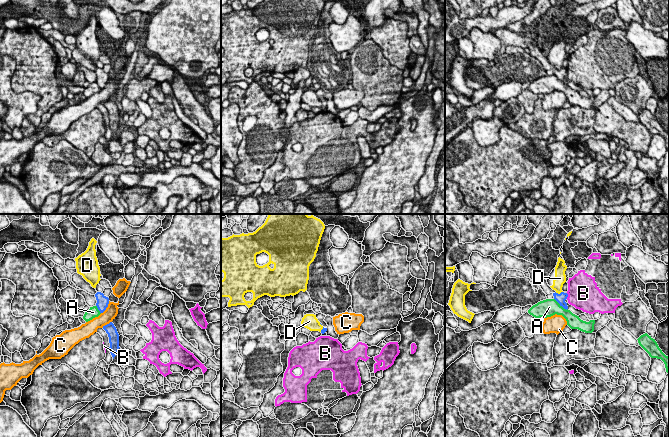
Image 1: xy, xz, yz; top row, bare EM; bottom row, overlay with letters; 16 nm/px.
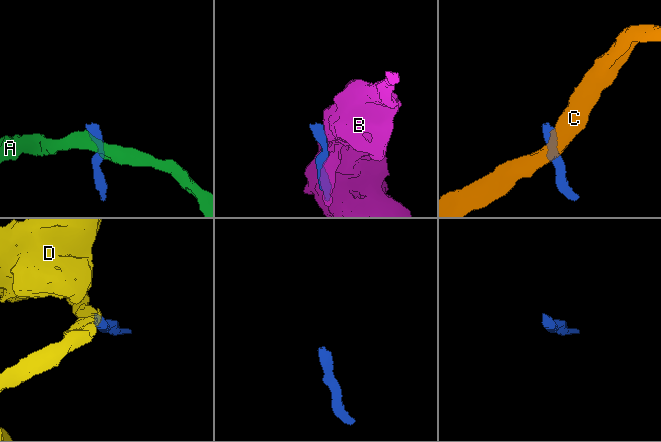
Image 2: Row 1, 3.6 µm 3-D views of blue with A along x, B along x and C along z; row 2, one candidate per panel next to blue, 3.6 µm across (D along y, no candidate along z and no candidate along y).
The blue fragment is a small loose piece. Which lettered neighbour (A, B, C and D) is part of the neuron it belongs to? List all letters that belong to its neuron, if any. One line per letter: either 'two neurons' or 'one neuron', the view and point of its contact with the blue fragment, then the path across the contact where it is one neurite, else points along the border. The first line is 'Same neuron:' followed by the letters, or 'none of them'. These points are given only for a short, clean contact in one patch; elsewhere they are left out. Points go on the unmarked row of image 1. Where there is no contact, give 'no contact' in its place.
Same neuron: none of them
A: two neurons; meets blue in yz at (561, 81)
B: two neurons; meets blue in yz at (567, 72)
C: two neurons; meets blue in xy at (106, 83)
D: two neurons; meets blue in yz at (557, 69); border along yz (562, 67), (559, 69), (555, 68)

